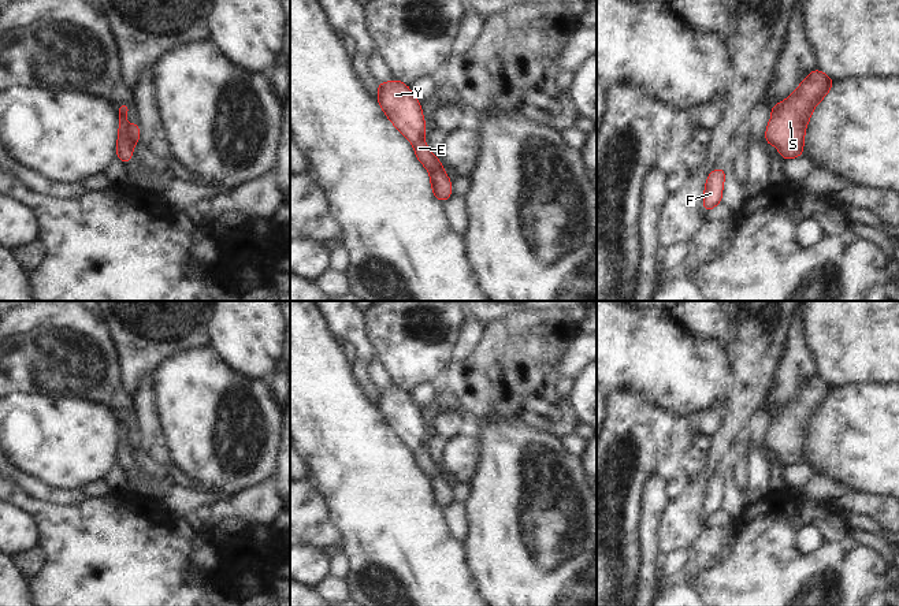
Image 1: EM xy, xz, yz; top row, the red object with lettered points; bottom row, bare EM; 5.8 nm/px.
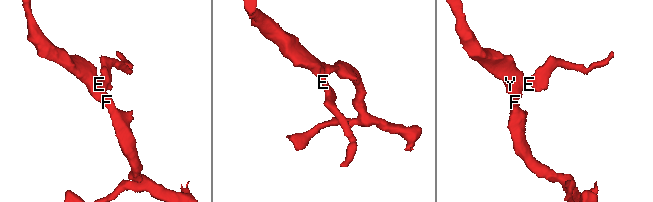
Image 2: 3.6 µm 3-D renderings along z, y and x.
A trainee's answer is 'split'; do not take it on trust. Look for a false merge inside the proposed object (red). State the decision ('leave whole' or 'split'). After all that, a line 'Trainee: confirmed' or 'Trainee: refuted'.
split
Trainee: confirmed

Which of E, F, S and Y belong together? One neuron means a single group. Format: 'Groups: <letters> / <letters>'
Groups: E F Y / S

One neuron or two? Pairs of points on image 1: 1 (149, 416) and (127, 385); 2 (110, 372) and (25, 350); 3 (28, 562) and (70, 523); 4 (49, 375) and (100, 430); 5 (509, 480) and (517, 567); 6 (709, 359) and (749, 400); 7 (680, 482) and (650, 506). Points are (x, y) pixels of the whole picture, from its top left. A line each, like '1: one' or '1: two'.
1: two
2: one
3: two
4: two
5: one
6: two
7: two

